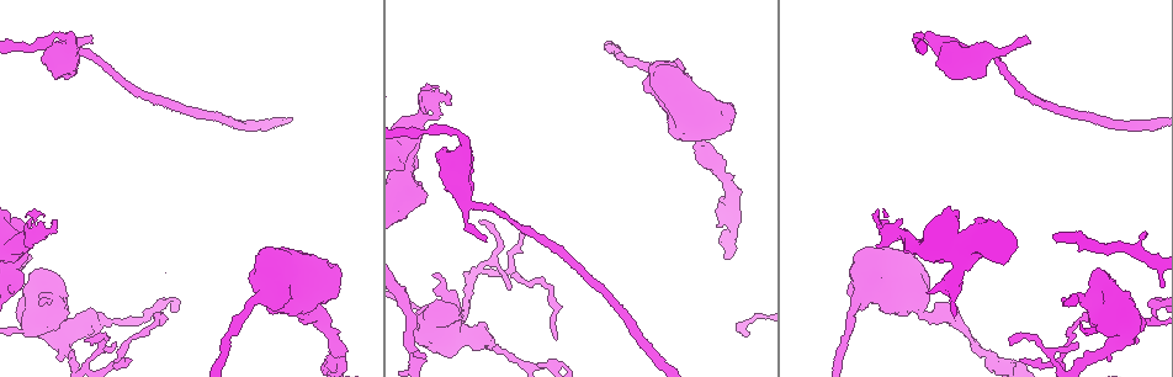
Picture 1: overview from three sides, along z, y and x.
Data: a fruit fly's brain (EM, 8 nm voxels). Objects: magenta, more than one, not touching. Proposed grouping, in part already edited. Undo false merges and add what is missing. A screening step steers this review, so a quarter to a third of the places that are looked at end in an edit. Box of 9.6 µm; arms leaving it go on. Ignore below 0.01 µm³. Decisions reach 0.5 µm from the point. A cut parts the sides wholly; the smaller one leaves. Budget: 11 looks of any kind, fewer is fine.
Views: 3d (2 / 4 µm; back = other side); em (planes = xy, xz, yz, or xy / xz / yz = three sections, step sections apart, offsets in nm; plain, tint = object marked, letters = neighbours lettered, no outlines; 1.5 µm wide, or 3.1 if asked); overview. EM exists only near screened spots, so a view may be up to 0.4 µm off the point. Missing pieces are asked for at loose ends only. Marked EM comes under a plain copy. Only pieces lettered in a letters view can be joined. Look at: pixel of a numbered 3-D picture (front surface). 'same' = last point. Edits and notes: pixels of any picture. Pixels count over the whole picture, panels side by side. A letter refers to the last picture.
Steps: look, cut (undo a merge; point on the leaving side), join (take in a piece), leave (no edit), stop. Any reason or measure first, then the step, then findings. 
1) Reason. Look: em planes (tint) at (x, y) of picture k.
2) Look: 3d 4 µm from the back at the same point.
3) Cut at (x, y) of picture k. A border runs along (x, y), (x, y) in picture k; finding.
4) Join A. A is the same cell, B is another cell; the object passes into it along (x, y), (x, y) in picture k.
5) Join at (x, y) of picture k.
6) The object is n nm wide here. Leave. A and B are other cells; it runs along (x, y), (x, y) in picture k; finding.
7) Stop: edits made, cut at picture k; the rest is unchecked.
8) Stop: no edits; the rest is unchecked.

Calibre changes. Look: 3d 4 µm at (490, 341) of picture 1.

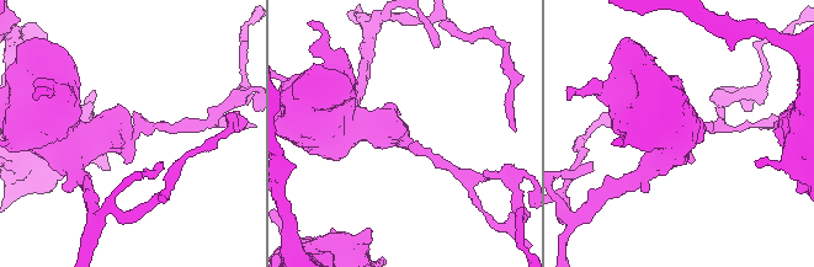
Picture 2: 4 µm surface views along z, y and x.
Shape alone is not enough. Look: em planes (letters) at (401, 137) of picture 2.

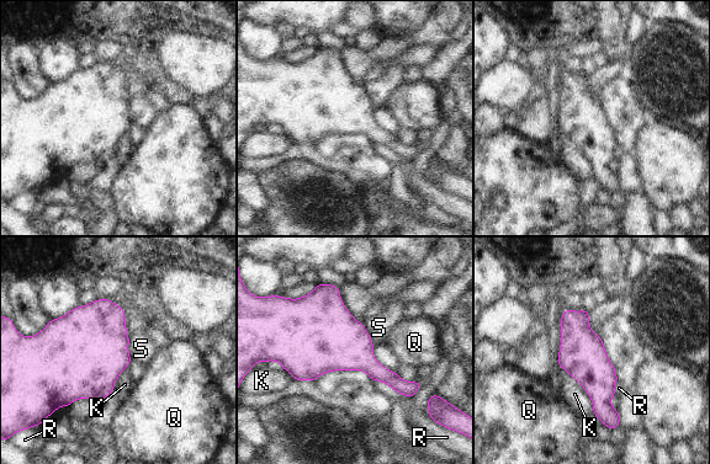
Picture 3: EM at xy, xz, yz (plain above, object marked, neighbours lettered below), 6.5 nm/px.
The object is 300 nm wide here. Leave. K, Q, R and S are other cells; a border runs along (130, 339), (128, 355), (132, 361) in picture 3; all the same neuron.

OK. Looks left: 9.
Free end. Look: em planes (letters) at (1144, 232) of picture 1.

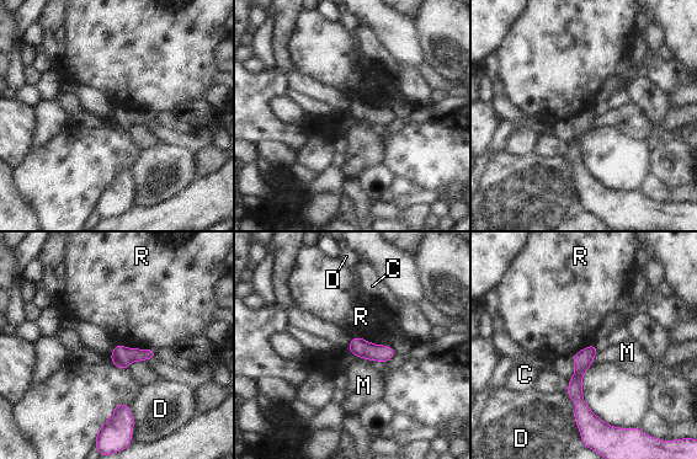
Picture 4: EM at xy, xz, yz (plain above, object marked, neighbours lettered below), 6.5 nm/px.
Leave. C, D, M and R are other cells; a border runs along (115, 343), (155, 351) in picture 4; none of them fits.

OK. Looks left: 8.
Branch stops here. Look: em planes (letters) at (1019, 361) of picture 1.

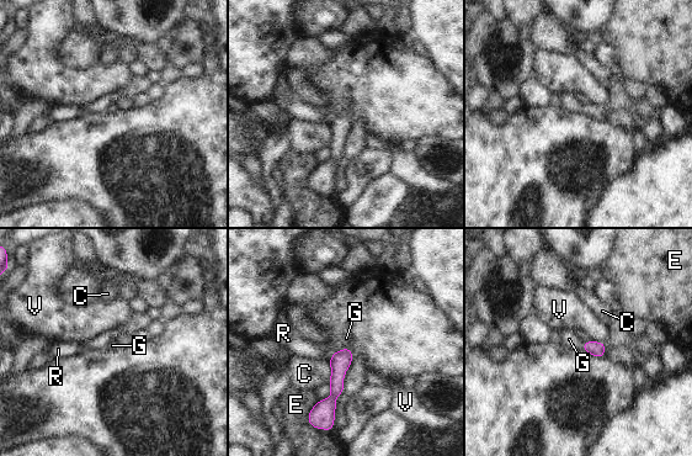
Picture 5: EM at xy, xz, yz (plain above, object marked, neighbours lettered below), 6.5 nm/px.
Join G. G is the same cell, C, E, R and V are other cells; the object passes into it along (597, 349), (583, 345), (569, 339) in picture 5; it goes on there.

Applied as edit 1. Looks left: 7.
Look: overview.

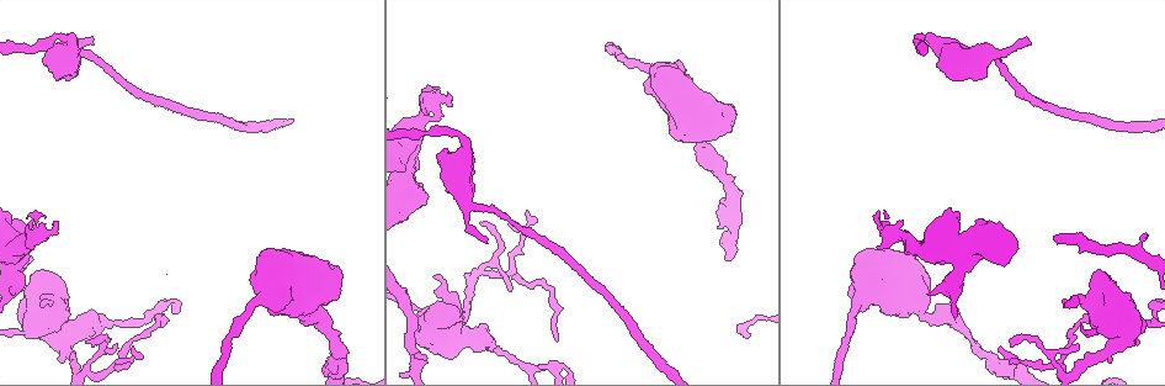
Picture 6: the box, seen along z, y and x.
Look: em planes (tint) at (70, 37) of picture 6.

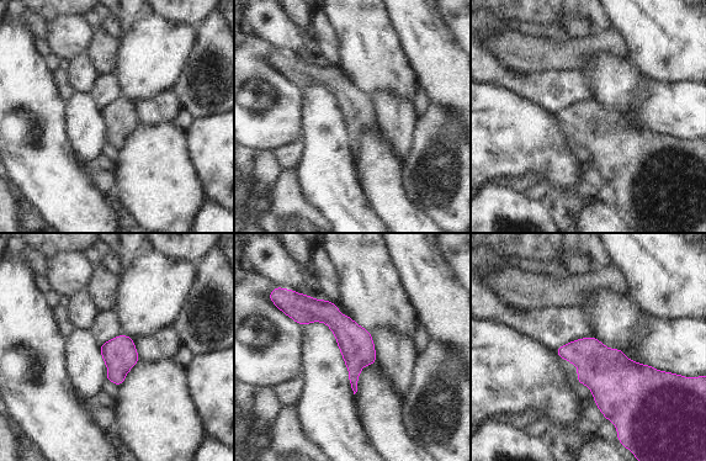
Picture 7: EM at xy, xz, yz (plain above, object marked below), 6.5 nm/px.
See the neighbours. Look: em planes (letters) at the same point.

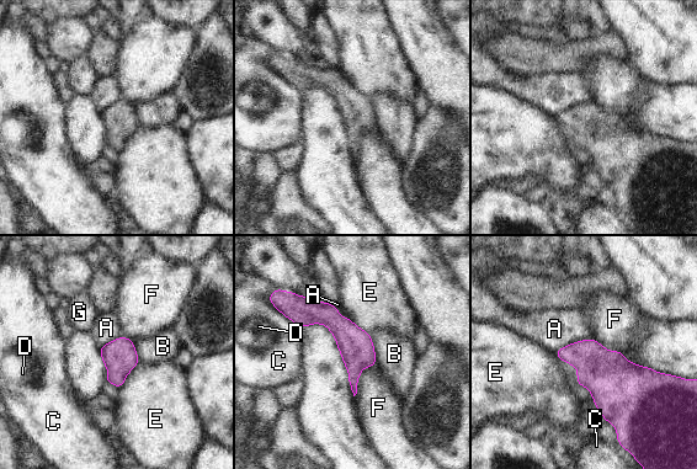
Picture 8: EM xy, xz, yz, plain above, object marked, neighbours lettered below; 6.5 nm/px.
Leave. A, B, C, D, E, F and G are other cells; it runs along (306, 299), (354, 344), (354, 387) in picture 8; continuous, no second neuron.

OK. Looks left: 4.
Stop: edits made, join at picture 5; the rest is unchecked.

